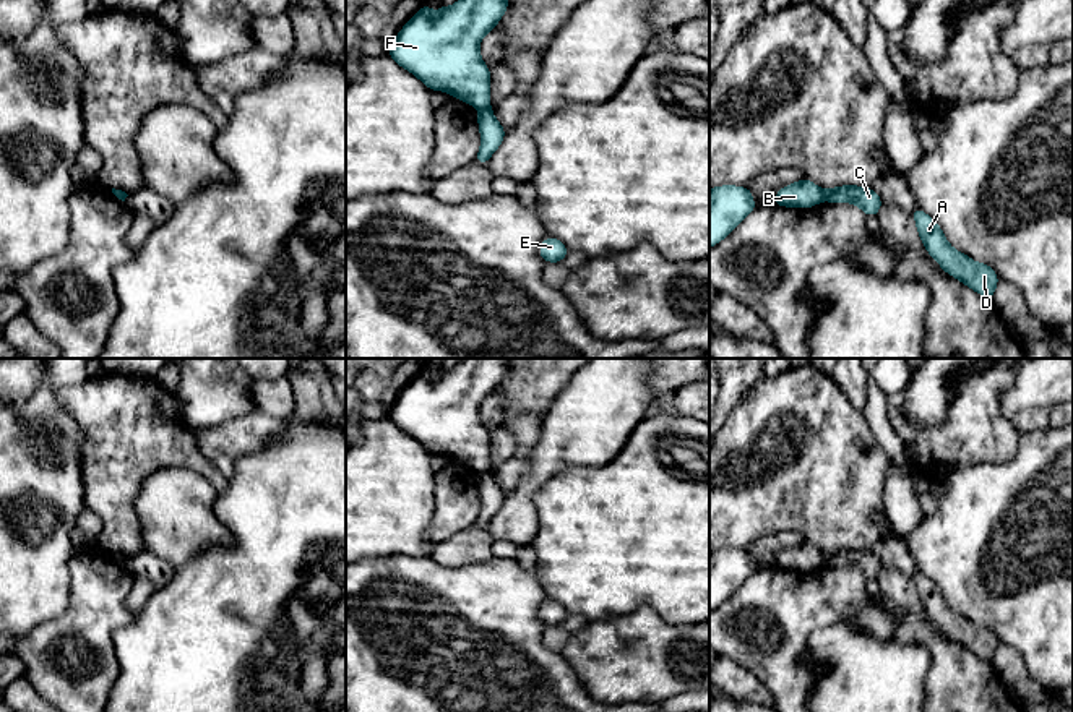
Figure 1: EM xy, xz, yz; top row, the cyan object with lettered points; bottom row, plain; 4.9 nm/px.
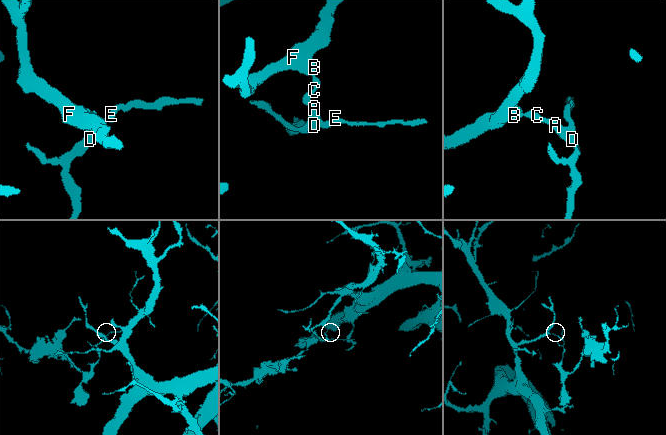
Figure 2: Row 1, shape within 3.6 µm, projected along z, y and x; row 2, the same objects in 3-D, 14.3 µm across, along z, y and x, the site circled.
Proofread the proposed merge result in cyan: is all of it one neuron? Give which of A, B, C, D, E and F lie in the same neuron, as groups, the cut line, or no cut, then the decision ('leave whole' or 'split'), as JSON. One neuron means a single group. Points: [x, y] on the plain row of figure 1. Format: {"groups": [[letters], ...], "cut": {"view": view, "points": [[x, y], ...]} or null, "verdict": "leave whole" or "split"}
{"groups": [["A", "C", "D", "E"], ["B", "F"]], "cut": {"view": "xz", "points": [[489, 471], [481, 474]]}, "verdict": "split"}

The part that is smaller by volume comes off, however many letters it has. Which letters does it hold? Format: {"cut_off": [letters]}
{"cut_off": ["A", "C", "D", "E"]}

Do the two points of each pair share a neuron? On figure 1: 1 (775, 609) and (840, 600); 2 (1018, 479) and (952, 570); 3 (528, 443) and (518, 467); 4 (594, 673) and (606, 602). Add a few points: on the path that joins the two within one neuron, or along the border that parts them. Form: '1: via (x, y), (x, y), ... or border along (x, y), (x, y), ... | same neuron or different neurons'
1: via (791, 605), (823, 600) | same neuron
2: via (1007, 501), (987, 527), (986, 536), (974, 547) | same neuron
3: via (523, 450), (520, 461) | same neuron
4: border along (638, 609), (606, 620), (590, 621) | different neurons

